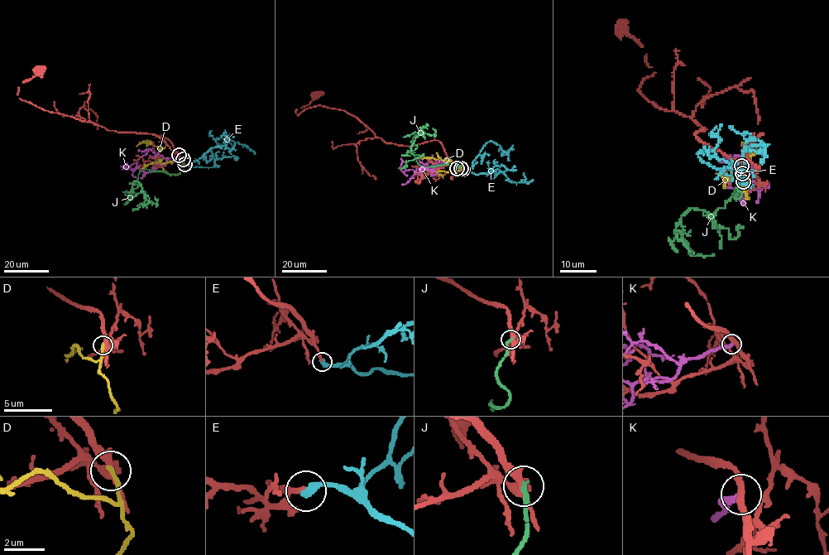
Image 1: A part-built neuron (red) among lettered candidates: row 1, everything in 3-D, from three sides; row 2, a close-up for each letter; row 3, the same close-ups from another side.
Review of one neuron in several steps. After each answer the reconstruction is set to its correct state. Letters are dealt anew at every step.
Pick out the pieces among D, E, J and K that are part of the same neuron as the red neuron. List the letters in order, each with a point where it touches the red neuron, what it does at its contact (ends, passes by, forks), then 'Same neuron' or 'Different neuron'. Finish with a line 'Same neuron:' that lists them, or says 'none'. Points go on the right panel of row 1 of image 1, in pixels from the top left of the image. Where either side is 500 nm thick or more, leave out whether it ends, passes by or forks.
D: Touches red at (741, 173). It ends there. Different neuron
E: Touches red at (743, 181). It ends there. Different neuron
J: Touches red at (742, 173). It ends there. Different neuron
K: Touches red at (741, 166). It ends there. Different neuron
Same neuron: none

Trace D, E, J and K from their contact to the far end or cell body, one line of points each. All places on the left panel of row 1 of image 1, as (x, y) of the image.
D: (182, 160), (184, 168), (178, 174), (168, 174), (157, 158), (160, 150), (156, 147), (148, 141), (136, 147)
E: (184, 164), (212, 166), (214, 163), (212, 148), (230, 140), (246, 146), (253, 153)
J: (183, 159), (178, 175), (142, 168), (132, 184), (136, 180), (141, 186), (146, 200), (138, 209), (132, 209)
K: (179, 155), (165, 162), (158, 163), (155, 168), (146, 172), (134, 163), (129, 166), (126, 163), (122, 168)

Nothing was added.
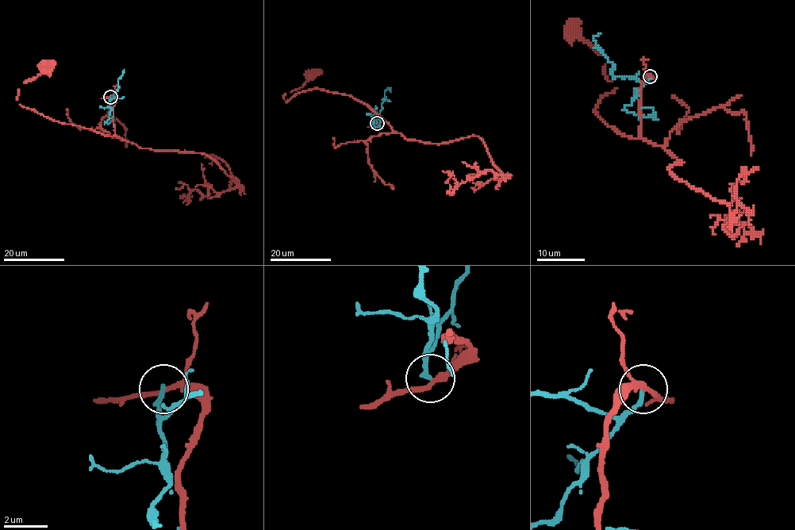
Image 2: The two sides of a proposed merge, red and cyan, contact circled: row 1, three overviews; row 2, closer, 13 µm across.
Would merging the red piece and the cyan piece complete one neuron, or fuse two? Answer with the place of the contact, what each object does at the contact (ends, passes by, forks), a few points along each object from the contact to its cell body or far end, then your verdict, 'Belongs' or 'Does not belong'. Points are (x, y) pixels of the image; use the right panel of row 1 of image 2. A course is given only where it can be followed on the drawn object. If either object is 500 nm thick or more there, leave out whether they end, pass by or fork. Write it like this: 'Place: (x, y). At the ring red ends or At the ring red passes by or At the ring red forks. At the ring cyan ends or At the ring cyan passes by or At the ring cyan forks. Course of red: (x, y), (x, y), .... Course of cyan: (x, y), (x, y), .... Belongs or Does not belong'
Place: (650, 76). At the ring red passes by. At the ring cyan ends. Course of red: (650, 75), (640, 92), (640, 136), (628, 138), (595, 113), (600, 98), (615, 87), (601, 55), (570, 32). Course of cyan: (650, 75), (624, 109), (654, 117), (656, 114), (652, 109), (642, 106). Does not belong

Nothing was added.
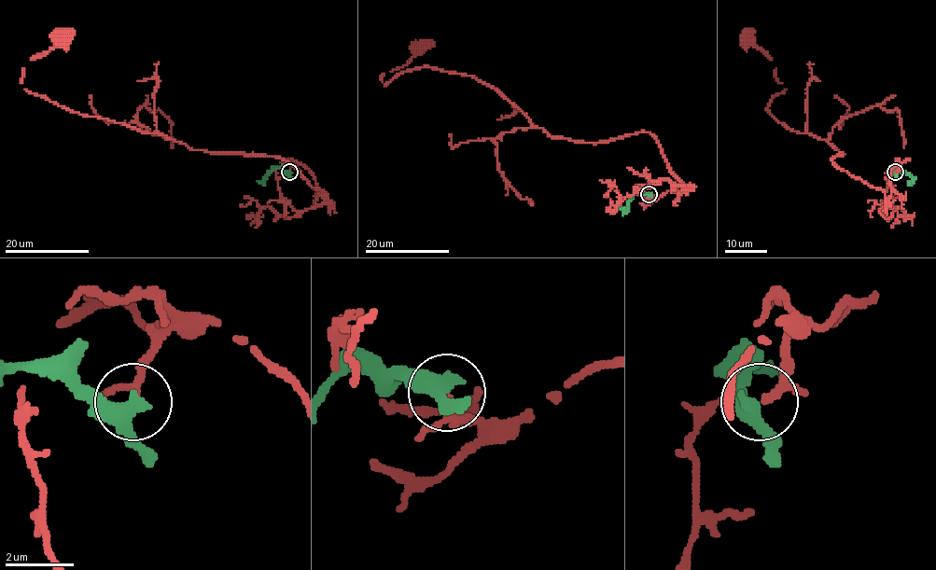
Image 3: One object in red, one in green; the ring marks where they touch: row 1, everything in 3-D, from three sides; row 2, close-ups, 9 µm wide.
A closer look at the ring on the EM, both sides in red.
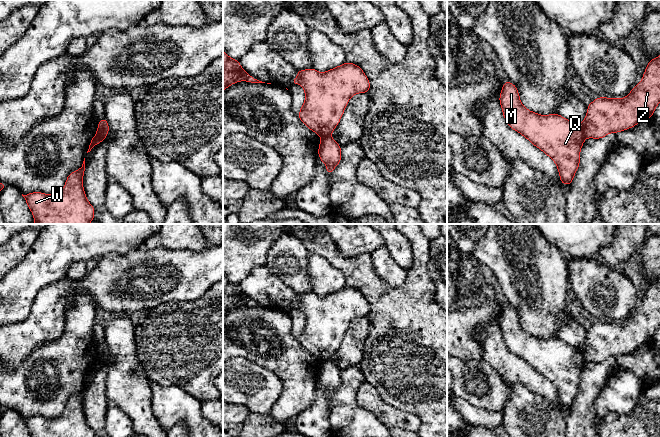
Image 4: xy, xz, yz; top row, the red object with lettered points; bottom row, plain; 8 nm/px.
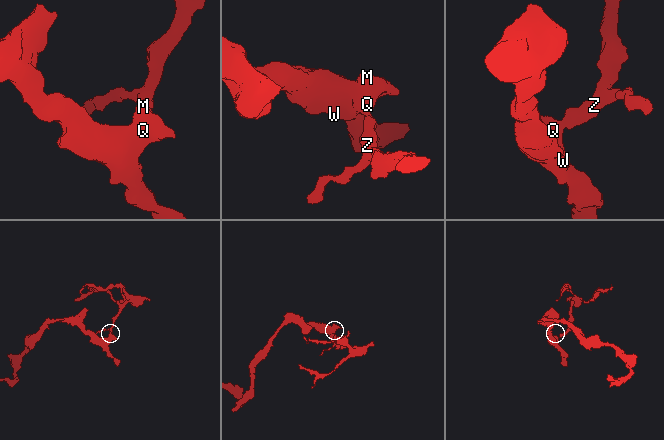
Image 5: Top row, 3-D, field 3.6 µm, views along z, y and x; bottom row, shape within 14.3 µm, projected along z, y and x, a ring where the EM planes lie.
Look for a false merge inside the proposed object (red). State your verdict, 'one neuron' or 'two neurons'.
two neurons

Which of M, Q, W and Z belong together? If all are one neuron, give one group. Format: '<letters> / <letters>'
M Q W / Z

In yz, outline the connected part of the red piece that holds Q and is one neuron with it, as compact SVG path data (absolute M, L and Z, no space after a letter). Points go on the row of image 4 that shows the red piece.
M509 81L503 84L499 101L507 124L548 155L556 163L560 181L570 185L586 138L582 125L559 114L540 115L528 110Z

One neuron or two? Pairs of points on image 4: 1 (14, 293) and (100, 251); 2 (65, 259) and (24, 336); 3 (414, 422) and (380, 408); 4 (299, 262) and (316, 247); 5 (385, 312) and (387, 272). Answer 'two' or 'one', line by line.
1: one
2: two
3: one
4: two
5: two

